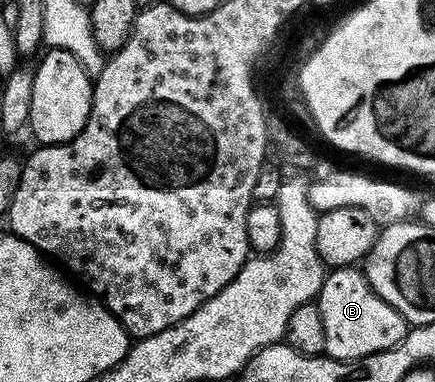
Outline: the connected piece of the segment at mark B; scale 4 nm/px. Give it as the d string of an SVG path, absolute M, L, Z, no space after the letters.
M336 267L325 276L318 296L322 327L326 330L324 353L339 361L362 359L378 351L393 349L410 328L404 316L372 290L356 267Z

